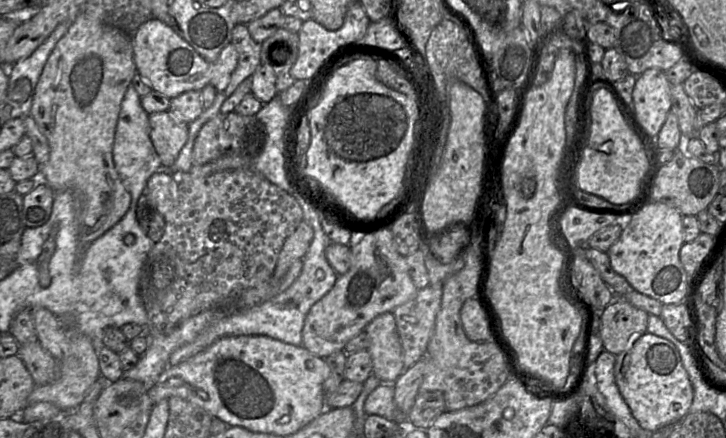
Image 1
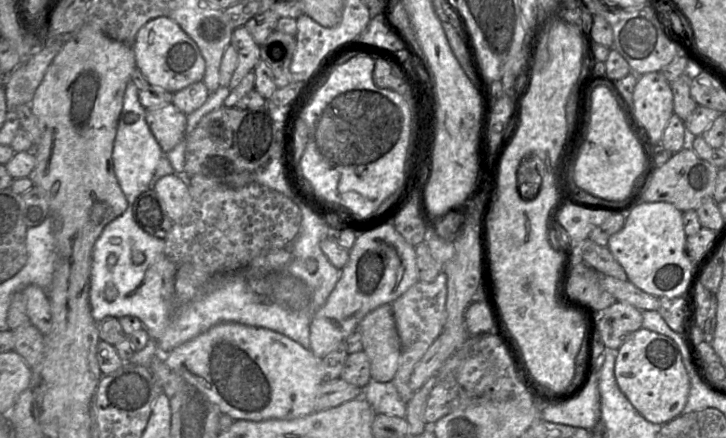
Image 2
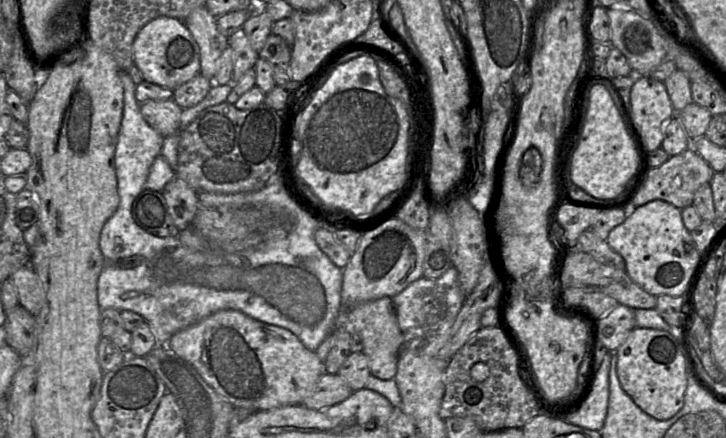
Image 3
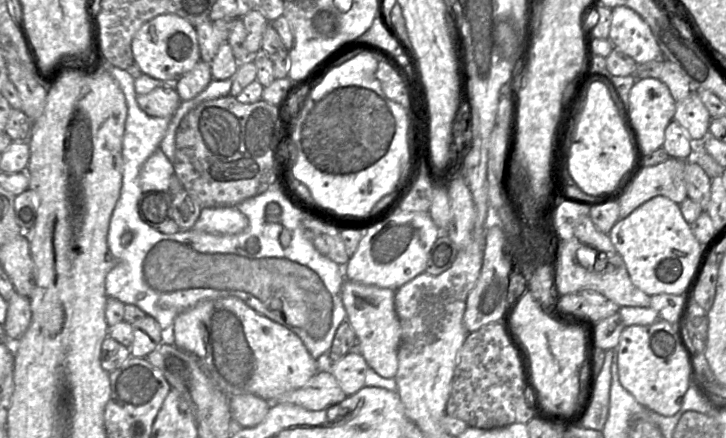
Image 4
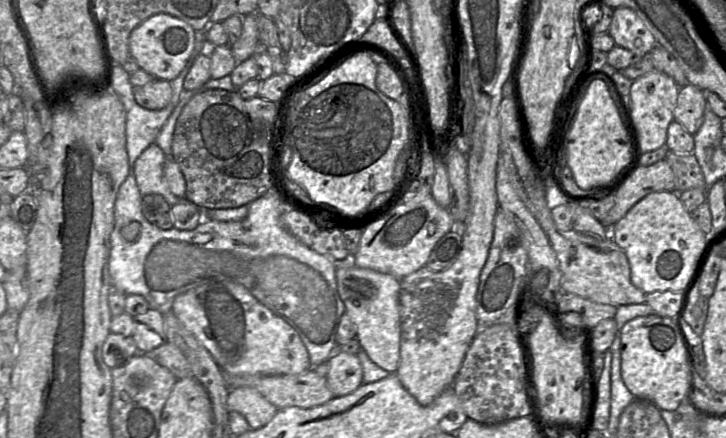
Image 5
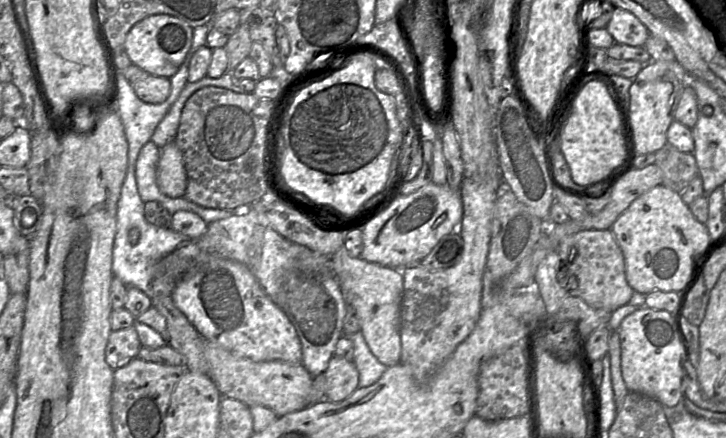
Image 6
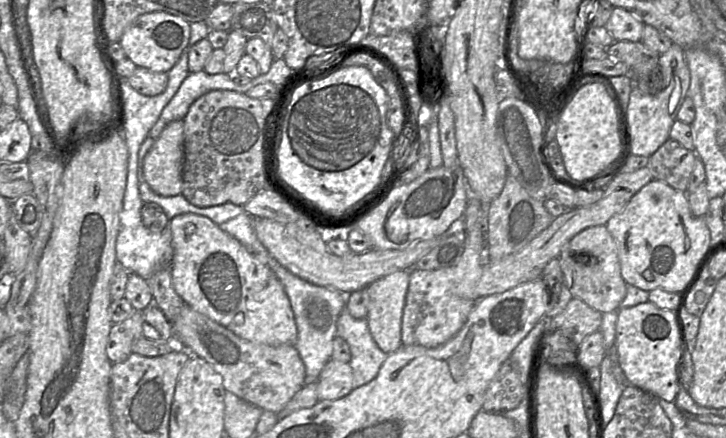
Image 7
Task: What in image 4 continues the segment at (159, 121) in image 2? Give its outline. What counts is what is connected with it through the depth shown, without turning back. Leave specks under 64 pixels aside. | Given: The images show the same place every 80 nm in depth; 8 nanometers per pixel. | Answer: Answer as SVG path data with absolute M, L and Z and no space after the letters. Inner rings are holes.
M173 85L155 88L148 94L136 94L136 100L148 116L159 118L172 117L182 101Z

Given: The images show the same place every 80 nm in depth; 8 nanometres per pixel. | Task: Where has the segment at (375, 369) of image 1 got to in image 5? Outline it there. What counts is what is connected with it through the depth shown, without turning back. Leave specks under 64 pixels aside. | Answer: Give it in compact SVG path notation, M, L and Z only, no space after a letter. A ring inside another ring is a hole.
M351 262L337 264L336 279L338 294L356 326L361 348L376 365L395 374L400 364L400 280L389 274L356 267Z

